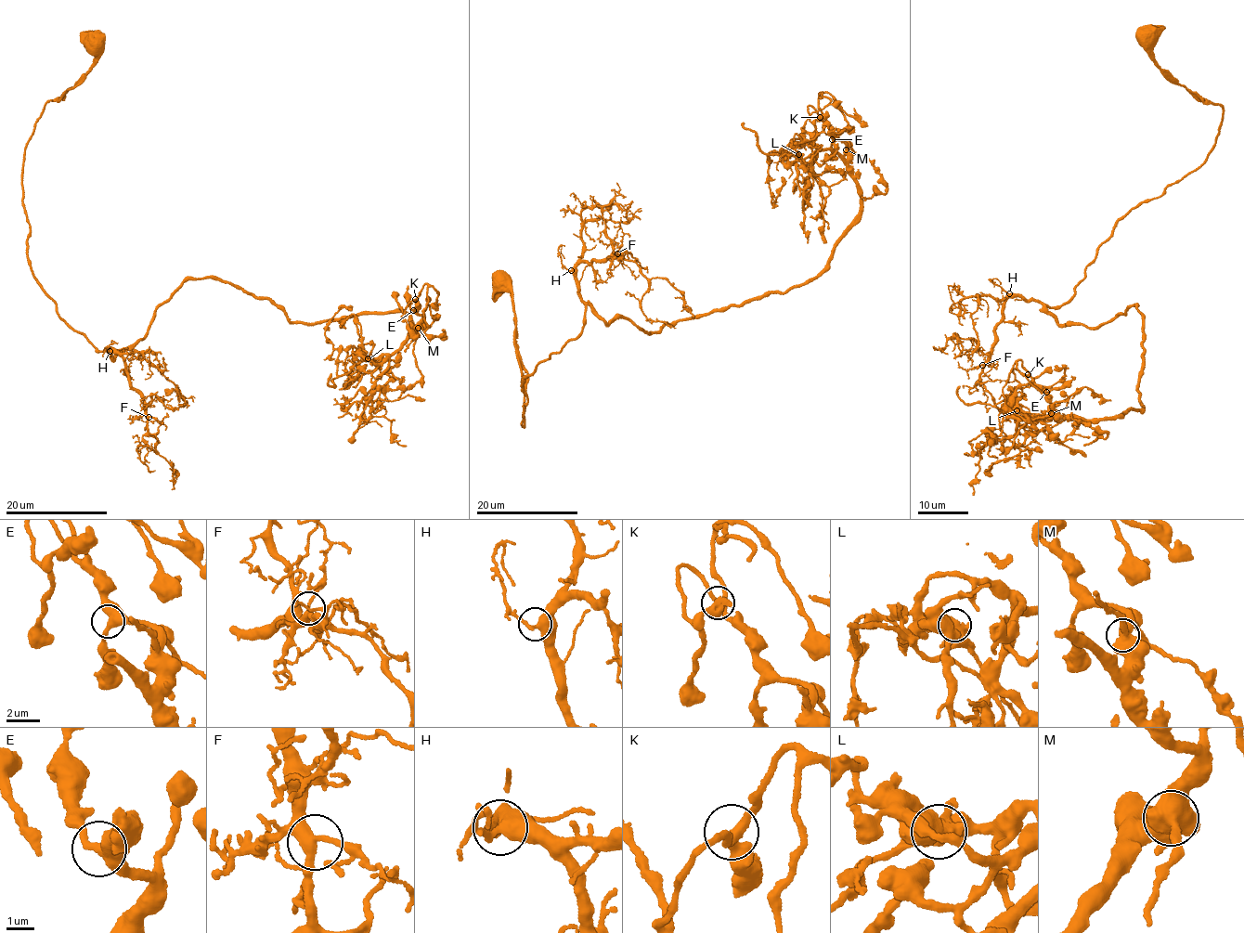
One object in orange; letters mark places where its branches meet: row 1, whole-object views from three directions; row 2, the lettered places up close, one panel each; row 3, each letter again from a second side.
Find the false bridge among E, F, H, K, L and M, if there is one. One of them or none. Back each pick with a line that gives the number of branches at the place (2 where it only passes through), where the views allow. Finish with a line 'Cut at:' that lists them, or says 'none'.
L: branches 2
Cut at: L

